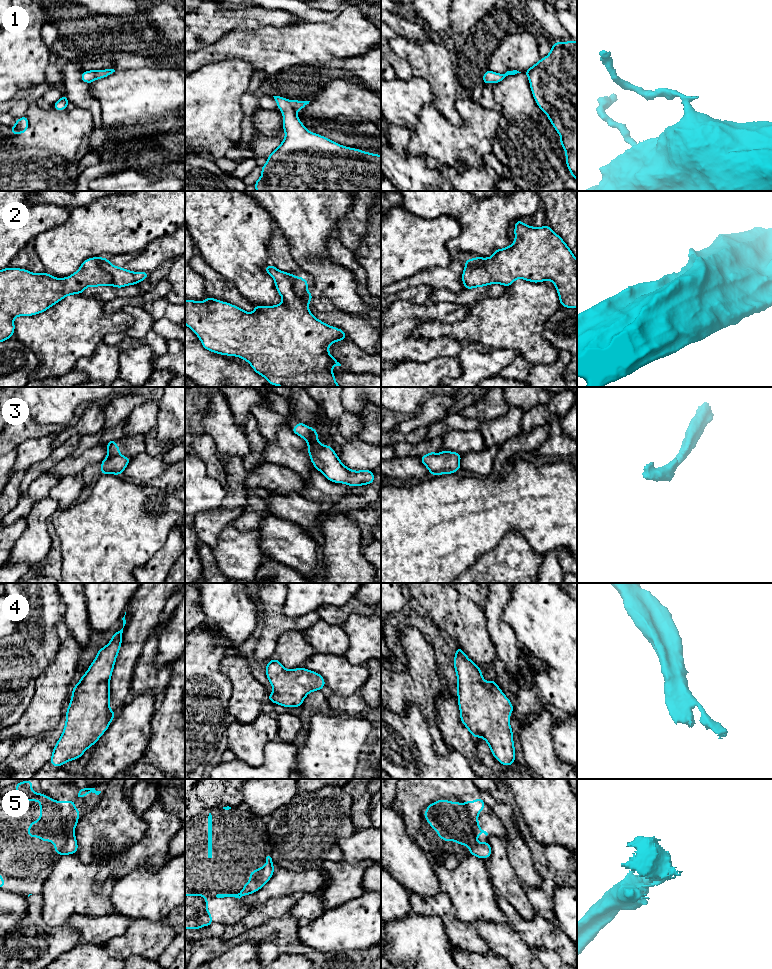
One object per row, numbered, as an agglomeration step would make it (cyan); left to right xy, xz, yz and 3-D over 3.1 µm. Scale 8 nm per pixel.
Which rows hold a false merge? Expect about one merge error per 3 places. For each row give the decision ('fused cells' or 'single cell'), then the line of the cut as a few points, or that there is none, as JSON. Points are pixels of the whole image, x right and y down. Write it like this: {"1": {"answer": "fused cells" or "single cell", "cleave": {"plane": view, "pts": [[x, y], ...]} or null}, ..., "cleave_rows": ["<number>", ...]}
{"1": {"answer": "single cell", "cleave": null}, "2": {"answer": "fused cells", "cleave": {"plane": "xz", "pts": [[303, 281], [294, 287], [294, 291], [307, 306]]}}, "3": {"answer": "fused cells", "cleave": {"plane": "xz", "pts": [[308, 428], [312, 437], [306, 440]]}}, "4": {"answer": "single cell", "cleave": null}, "5": {"answer": "single cell", "cleave": null}, "cleave_rows": ["2", "3"]}

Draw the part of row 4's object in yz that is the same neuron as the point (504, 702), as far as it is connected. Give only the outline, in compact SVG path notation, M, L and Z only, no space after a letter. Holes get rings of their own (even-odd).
M457 646L454 657L454 669L456 671L458 686L458 705L460 719L474 738L482 737L489 745L493 756L503 765L510 766L515 762L515 748L513 731L510 726L510 714L513 705L495 683L494 678L485 682L481 669L471 661Z

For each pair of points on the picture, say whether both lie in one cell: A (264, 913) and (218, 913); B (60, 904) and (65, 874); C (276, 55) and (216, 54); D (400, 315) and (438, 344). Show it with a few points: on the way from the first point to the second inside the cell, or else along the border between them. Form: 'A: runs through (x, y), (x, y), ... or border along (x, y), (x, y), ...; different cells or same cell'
A: border along (254, 906), (240, 921), (228, 926); different cells
B: runs through (63, 897), (65, 881); same cell
C: runs through (261, 50), (231, 50); same cell
D: border along (421, 322), (416, 319), (404, 319), (391, 326); different cells

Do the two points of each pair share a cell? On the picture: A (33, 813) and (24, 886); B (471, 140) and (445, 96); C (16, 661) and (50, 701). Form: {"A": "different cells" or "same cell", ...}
{"A": "same cell", "B": "different cells", "C": "different cells"}

